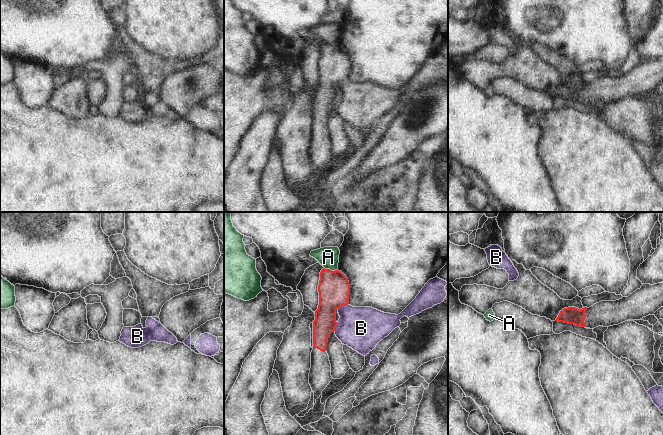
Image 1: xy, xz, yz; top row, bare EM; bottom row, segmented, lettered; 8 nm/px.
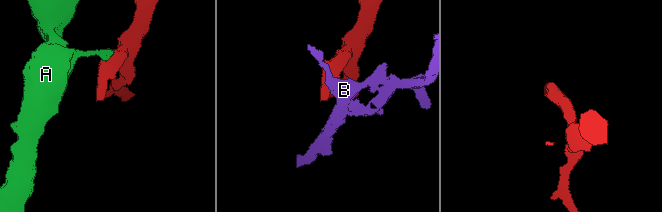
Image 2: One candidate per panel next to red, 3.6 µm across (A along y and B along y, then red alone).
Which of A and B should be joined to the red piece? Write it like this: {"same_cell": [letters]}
{"same_cell": []}

